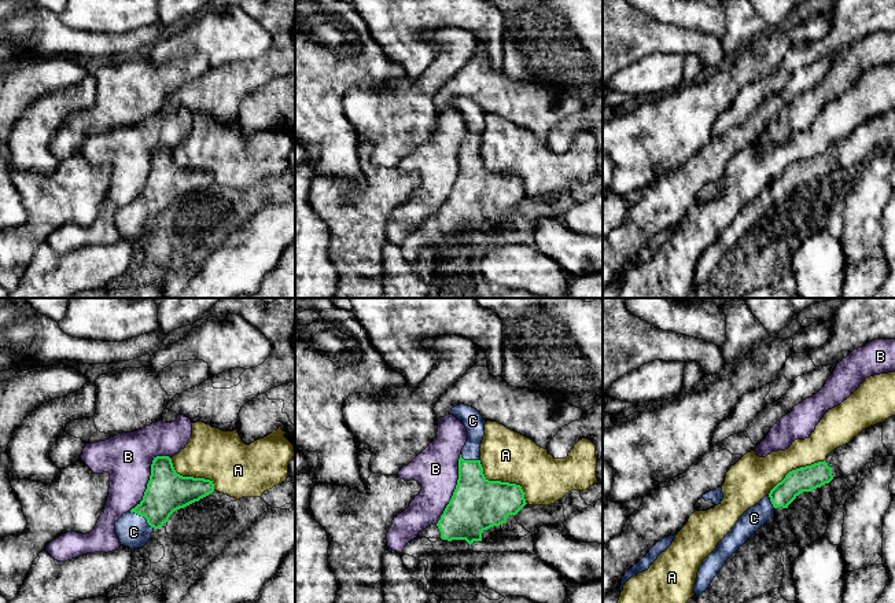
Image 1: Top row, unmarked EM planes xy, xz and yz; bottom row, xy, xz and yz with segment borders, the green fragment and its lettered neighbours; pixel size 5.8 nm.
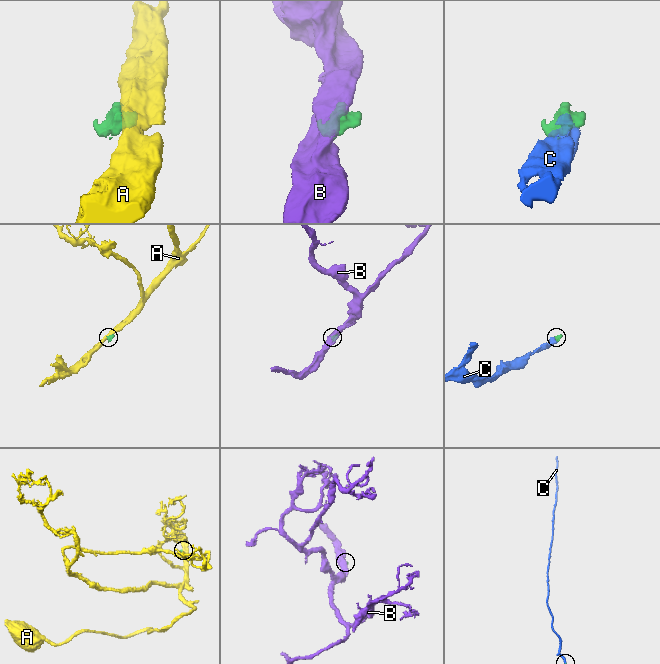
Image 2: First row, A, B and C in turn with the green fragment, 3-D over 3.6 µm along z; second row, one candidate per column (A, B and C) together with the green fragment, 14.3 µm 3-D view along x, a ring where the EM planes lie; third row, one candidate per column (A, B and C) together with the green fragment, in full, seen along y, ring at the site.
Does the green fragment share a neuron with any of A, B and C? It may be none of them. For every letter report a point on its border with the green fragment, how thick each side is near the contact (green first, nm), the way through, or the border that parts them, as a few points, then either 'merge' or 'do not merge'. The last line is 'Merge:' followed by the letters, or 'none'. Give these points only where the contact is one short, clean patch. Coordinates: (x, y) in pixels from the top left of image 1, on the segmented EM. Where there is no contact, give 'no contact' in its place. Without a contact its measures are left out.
A: xz (504, 482) | 300/300 nm | do not merge
B: xy (150, 478) | 240/280 nm | do not merge
C: xy (143, 515) | 240/190 nm | merge
Merge: C

